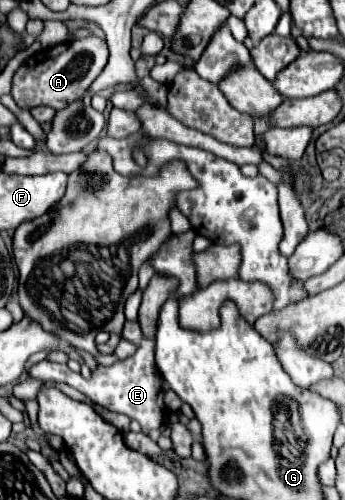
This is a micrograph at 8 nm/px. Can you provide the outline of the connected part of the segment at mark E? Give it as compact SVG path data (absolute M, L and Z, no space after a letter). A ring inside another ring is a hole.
M127 321L123 327L123 339L131 341L137 345L137 353L129 359L123 359L111 367L103 367L99 365L97 371L93 371L91 379L83 379L81 373L73 373L67 365L61 363L53 363L49 359L35 363L29 369L29 377L37 379L37 381L59 381L59 383L67 383L71 387L75 387L77 391L81 391L83 395L87 395L93 403L103 405L115 413L123 413L135 421L141 423L143 433L149 433L151 429L159 429L165 421L167 415L167 407L163 403L163 395L167 391L167 383L161 379L157 367L155 367L155 357L153 357L153 345L155 341L145 339L141 333L141 327L137 321Z

